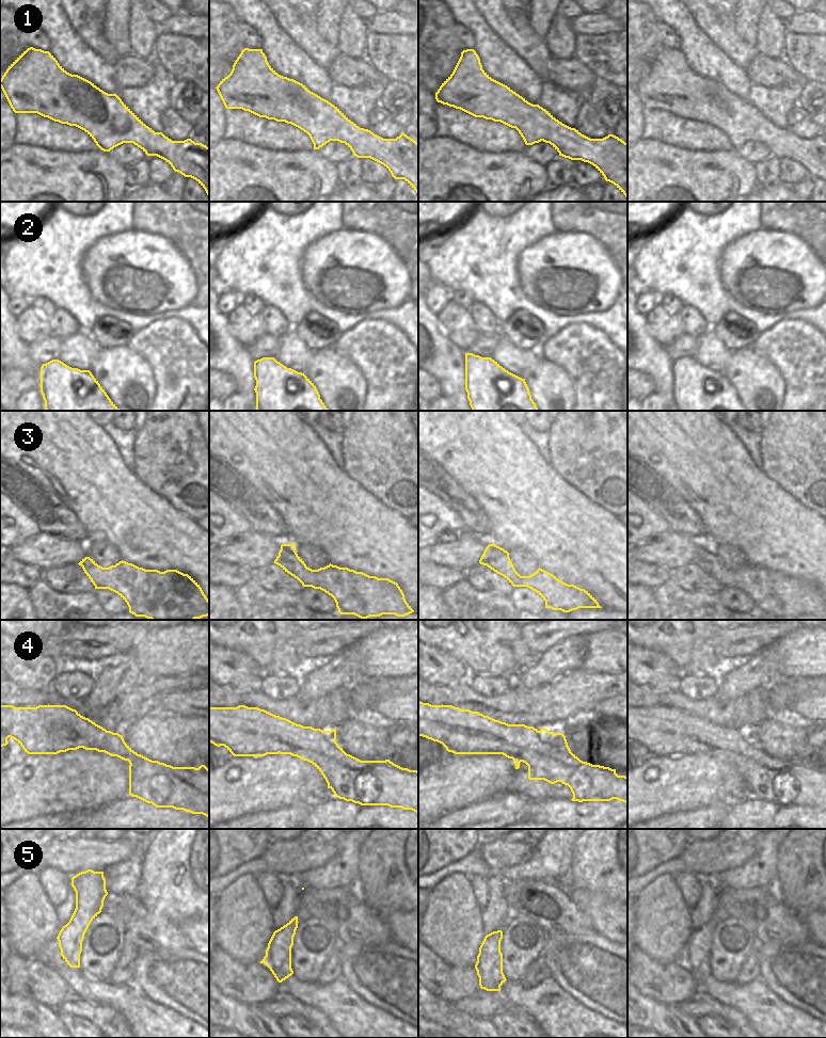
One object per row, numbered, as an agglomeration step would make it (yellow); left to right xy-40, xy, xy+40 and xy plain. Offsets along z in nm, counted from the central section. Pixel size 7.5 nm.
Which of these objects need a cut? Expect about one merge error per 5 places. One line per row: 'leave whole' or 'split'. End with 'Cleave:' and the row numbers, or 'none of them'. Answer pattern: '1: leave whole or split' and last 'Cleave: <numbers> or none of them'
1: leave whole
2: split
3: leave whole
4: leave whole
5: leave whole
Cleave: 2

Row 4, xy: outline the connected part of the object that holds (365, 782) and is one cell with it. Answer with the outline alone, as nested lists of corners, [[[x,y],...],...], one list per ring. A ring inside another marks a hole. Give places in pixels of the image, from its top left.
[[[209,707],[209,742],[224,746],[234,756],[265,756],[267,754],[290,754],[312,763],[323,776],[334,795],[361,805],[388,805],[418,813],[418,771],[402,768],[390,760],[361,761],[347,754],[336,742],[336,729],[322,731],[297,724],[258,707]]]

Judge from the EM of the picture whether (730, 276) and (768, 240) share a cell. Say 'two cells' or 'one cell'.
one cell

